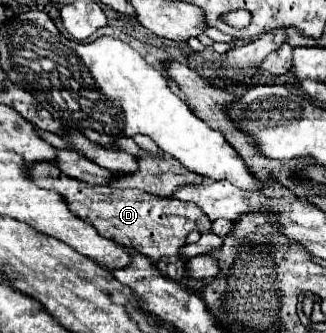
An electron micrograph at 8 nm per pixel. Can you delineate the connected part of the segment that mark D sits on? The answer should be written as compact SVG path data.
M35 164L31 170L31 180L41 188L51 188L59 192L65 202L69 204L69 210L79 216L81 220L95 226L95 230L121 246L135 248L141 256L147 256L161 272L163 276L169 276L183 286L189 286L191 290L199 290L203 286L203 280L189 278L185 272L187 258L181 256L181 248L187 244L187 236L191 232L205 234L211 230L211 220L189 202L179 200L157 200L155 196L149 196L145 192L137 190L121 190L121 188L109 188L109 186L91 186L85 182L79 182L75 178L65 176L55 164Z

